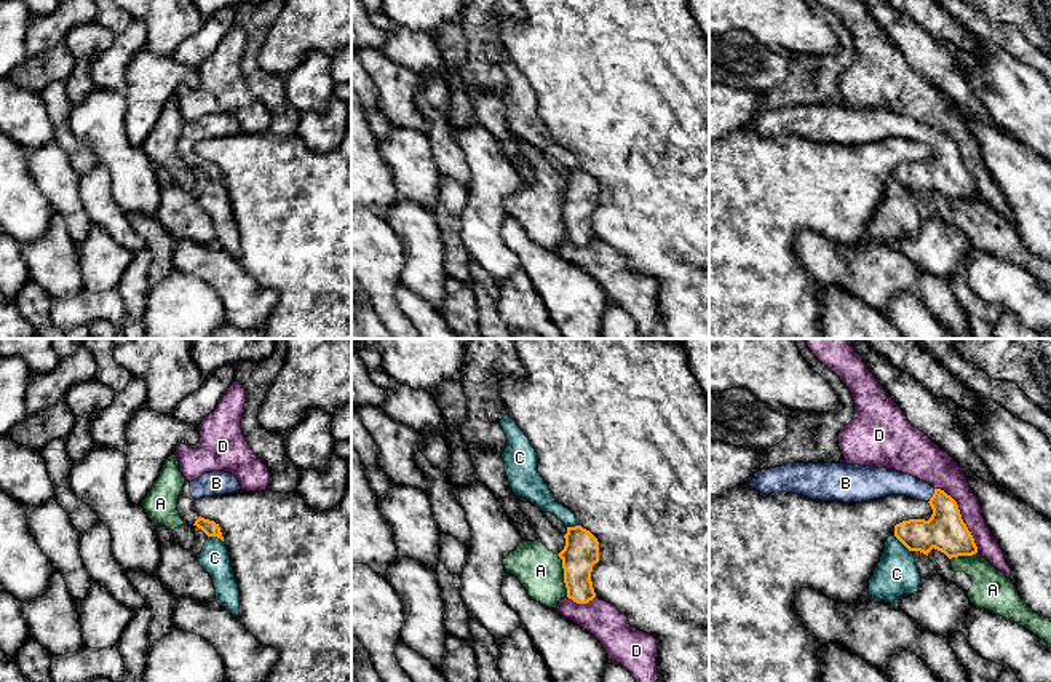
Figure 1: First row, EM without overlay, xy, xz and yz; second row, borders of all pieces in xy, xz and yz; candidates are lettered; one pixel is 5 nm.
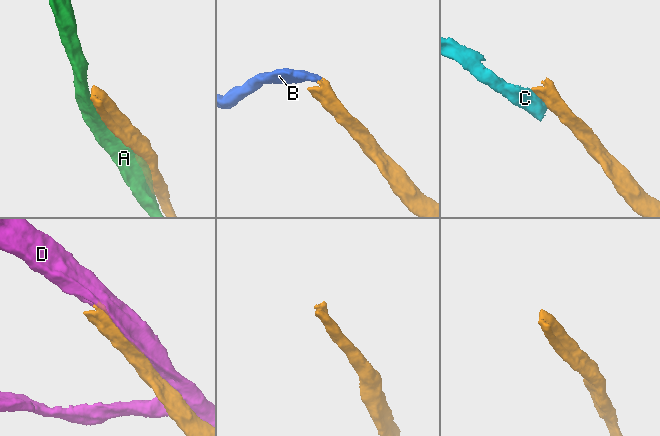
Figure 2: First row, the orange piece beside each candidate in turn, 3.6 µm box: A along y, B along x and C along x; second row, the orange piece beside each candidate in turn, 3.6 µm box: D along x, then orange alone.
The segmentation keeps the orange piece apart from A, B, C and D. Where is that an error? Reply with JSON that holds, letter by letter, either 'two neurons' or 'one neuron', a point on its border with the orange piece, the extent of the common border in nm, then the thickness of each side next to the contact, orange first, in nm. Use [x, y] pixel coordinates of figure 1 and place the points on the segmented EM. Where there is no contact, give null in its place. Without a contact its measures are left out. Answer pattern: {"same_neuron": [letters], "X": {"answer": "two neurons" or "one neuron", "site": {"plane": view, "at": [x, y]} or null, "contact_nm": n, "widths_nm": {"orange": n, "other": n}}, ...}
{"same_neuron": ["B"], "A": {"answer": "two neurons", "site": {"plane": "xz", "at": [564, 575]}, "contact_nm": 220, "widths_nm": {"orange": 180, "other": 220}}, "B": {"answer": "one neuron", "site": {"plane": "yz", "at": [933, 495]}, "contact_nm": 80, "widths_nm": {"orange": 200, "other": 140}}, "C": {"answer": "two neurons", "site": {"plane": "yz", "at": [903, 543]}, "contact_nm": 130, "widths_nm": {"orange": 200, "other": 220}}, "D": {"answer": "two neurons", "site": {"plane": "yz", "at": [960, 516]}, "contact_nm": 400, "widths_nm": {"orange": 200, "other": 170}}}

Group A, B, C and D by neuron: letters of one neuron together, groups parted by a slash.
A / B / C / D

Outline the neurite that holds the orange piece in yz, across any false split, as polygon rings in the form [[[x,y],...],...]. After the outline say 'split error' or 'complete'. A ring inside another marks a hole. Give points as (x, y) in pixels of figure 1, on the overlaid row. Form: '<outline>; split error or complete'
[[[847,462],[787,463],[757,471],[749,486],[760,494],[787,492],[821,502],[861,503],[890,495],[928,502],[933,510],[931,517],[896,524],[894,537],[909,551],[920,551],[926,556],[933,548],[949,559],[978,553],[957,502],[944,490],[894,470]]]; split error

